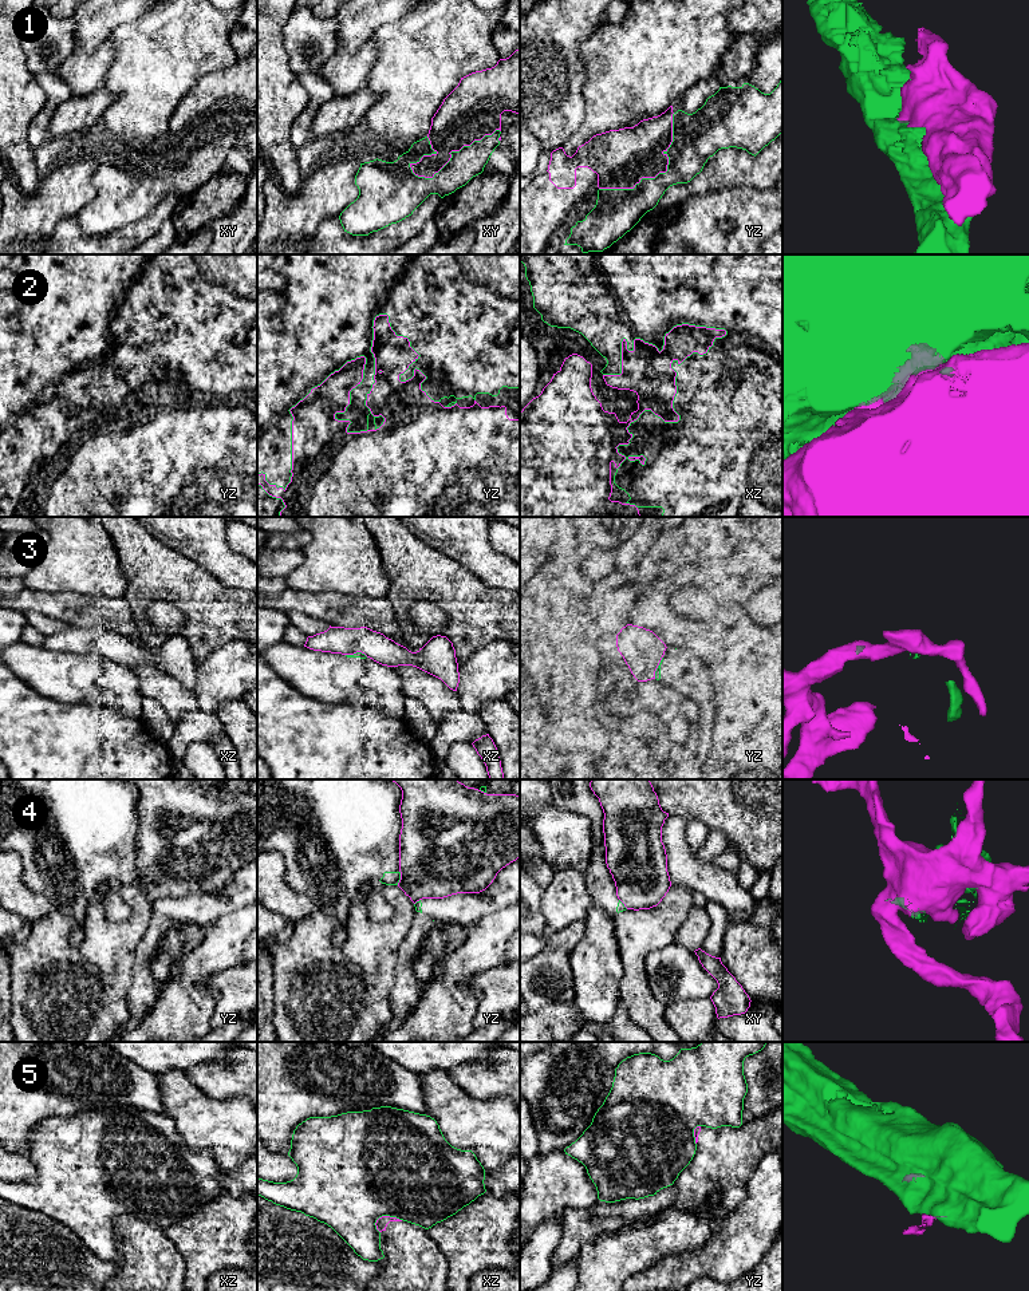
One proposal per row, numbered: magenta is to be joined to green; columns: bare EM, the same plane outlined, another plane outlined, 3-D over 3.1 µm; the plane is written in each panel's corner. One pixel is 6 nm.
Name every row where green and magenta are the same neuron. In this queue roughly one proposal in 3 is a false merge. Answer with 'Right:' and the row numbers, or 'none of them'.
Right: none of them

